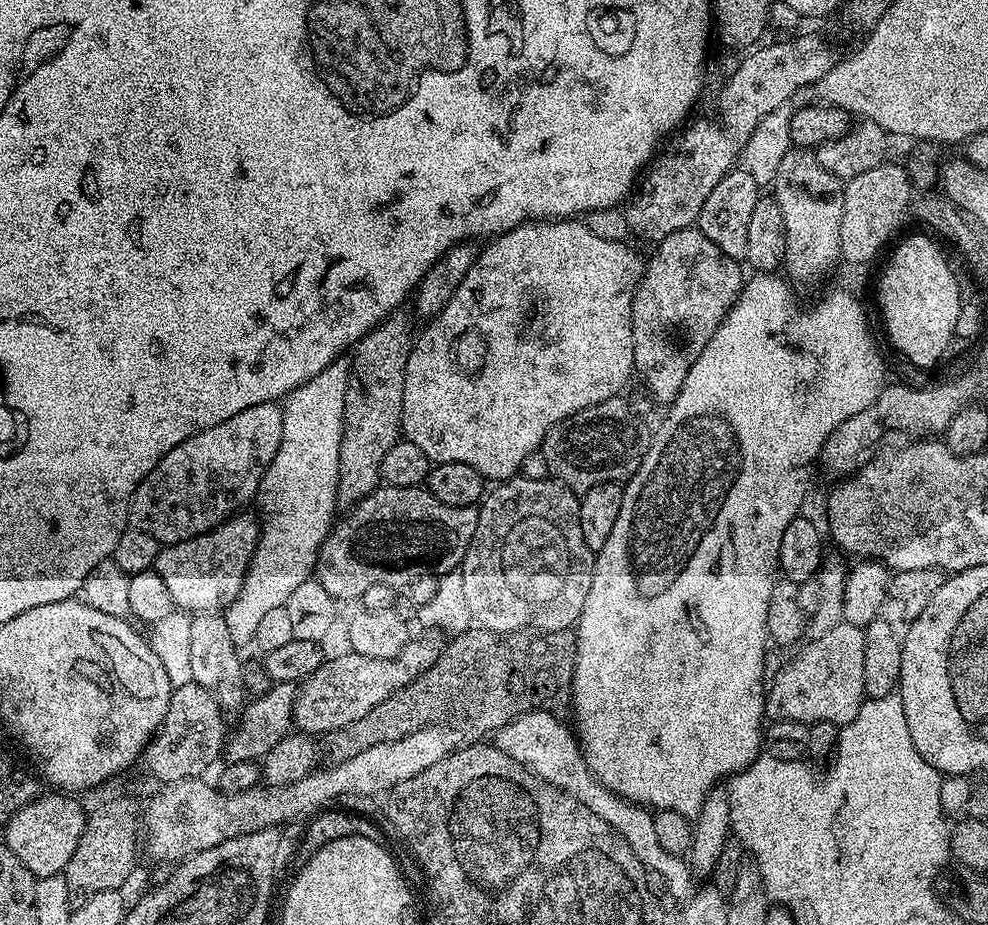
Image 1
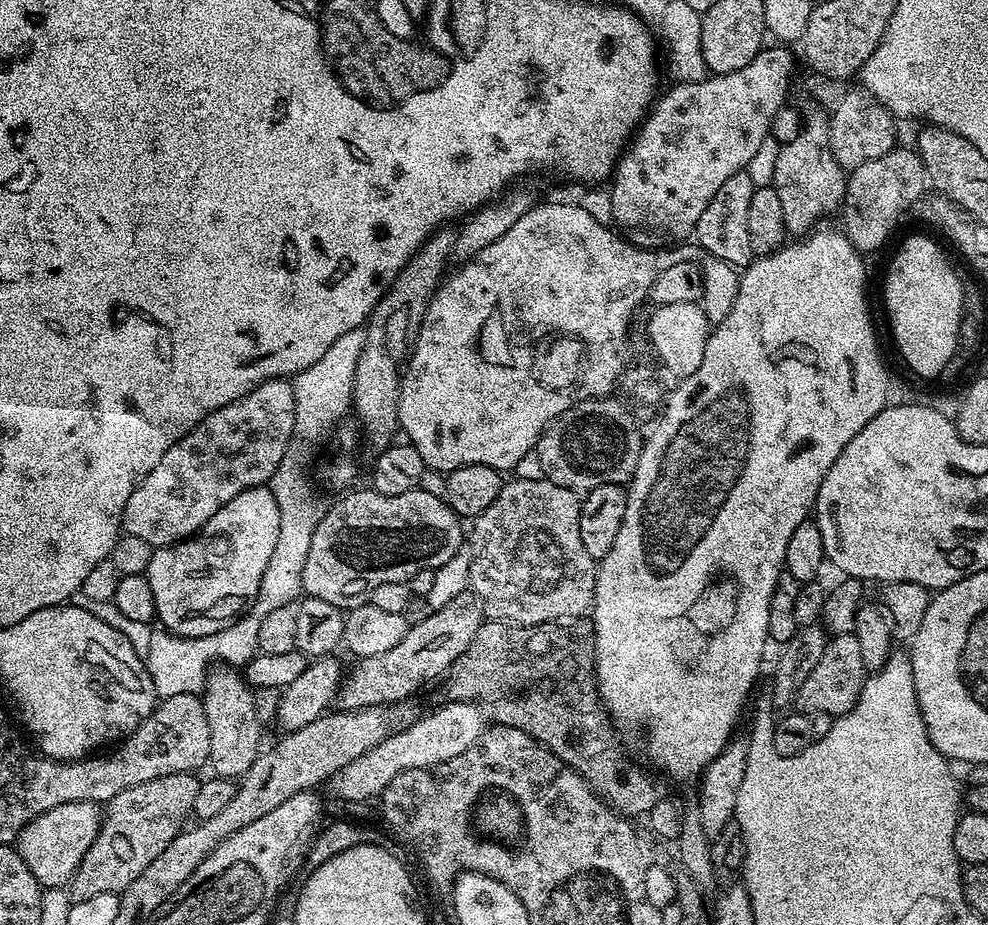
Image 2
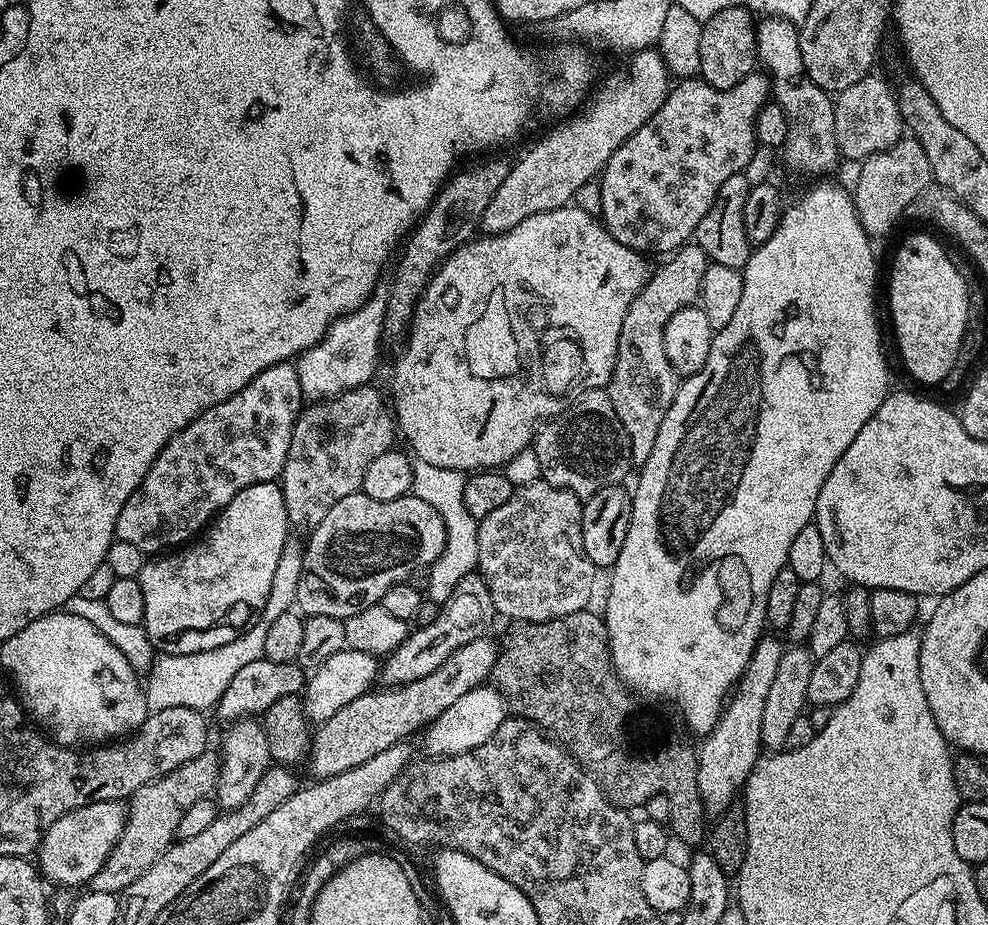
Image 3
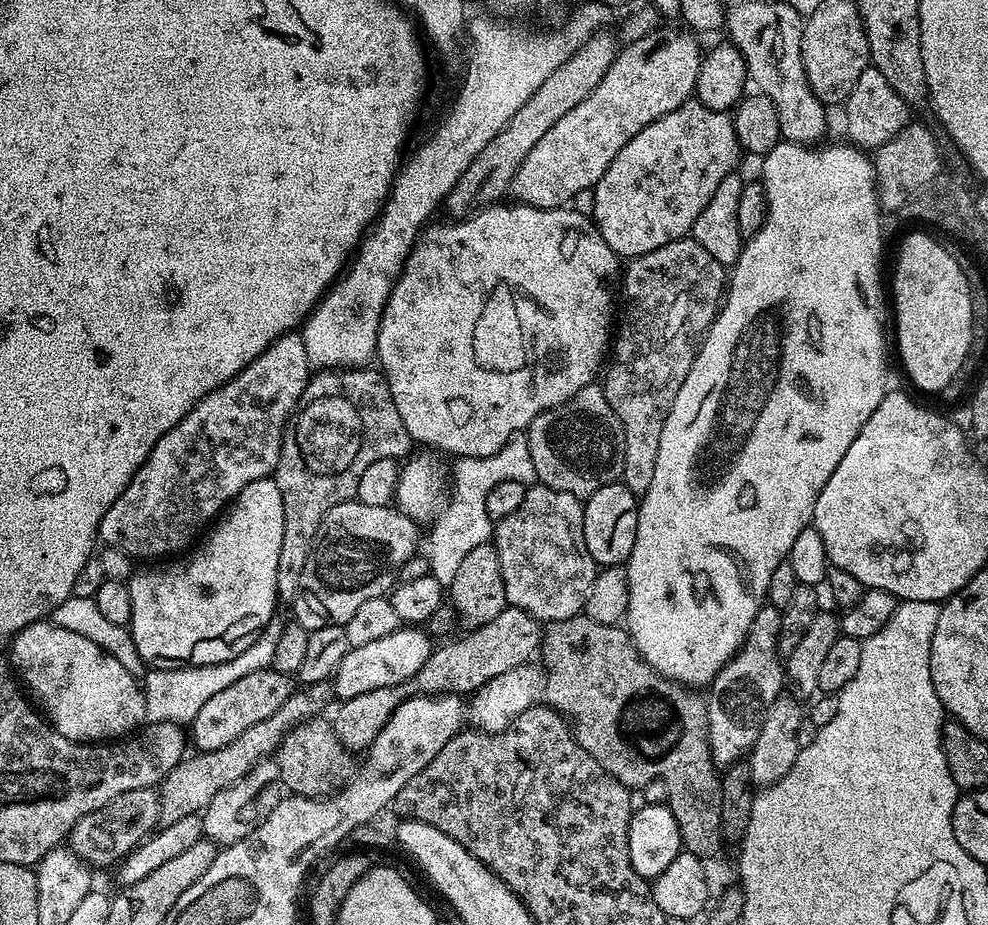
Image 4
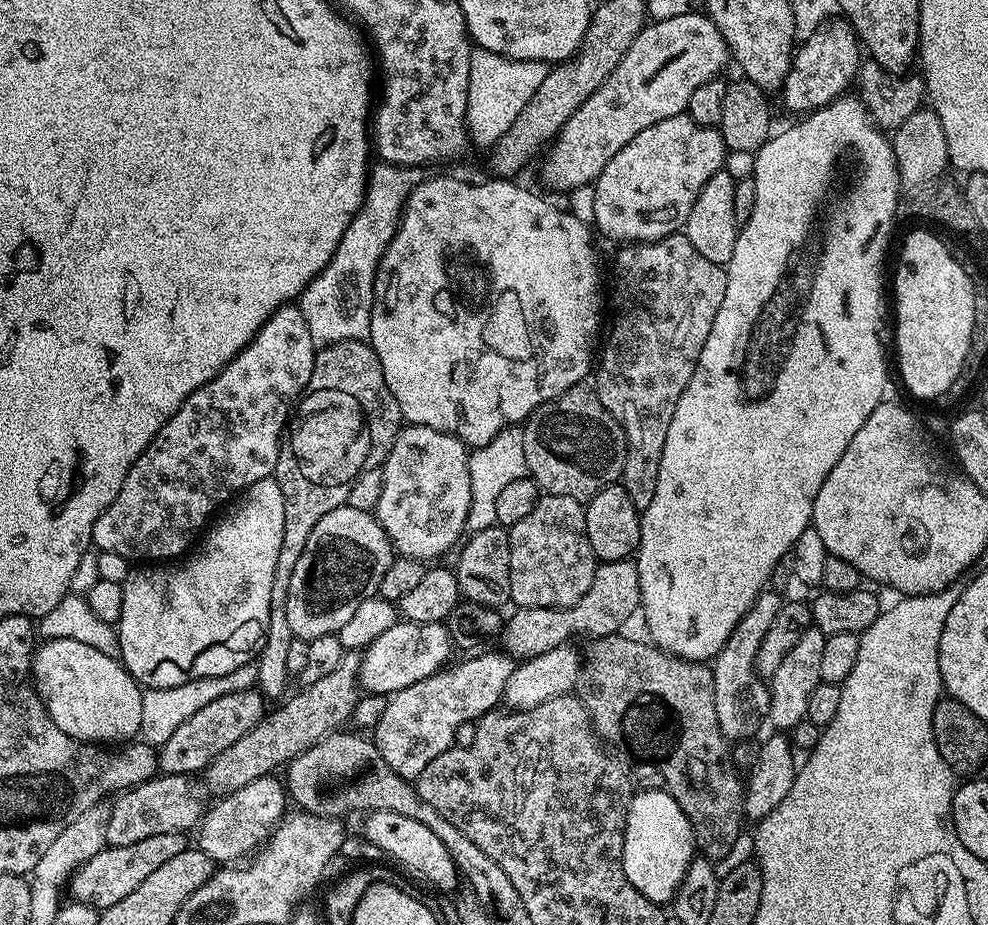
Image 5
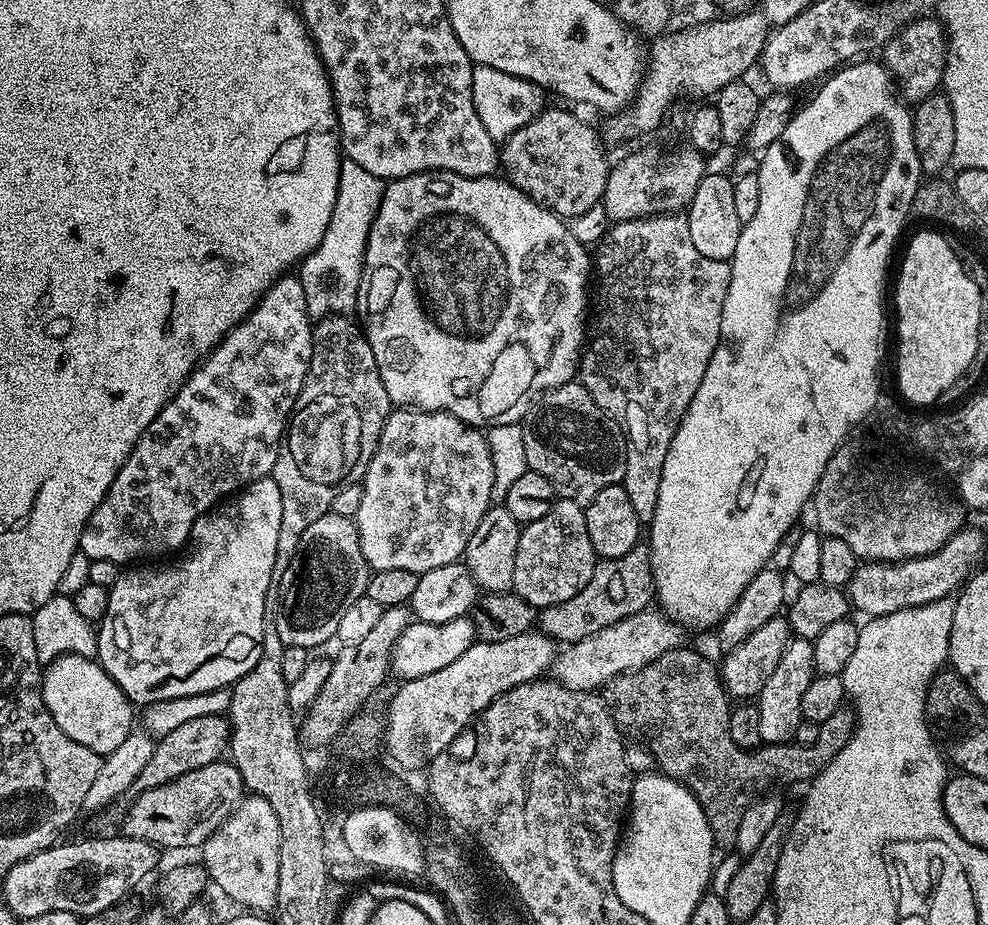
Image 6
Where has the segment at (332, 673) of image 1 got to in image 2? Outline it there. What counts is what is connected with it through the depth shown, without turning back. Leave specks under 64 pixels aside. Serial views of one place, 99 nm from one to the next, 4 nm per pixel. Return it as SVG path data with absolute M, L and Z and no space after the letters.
M471 591L463 592L458 598L454 598L454 602L446 602L444 608L429 611L427 614L429 616L425 620L420 620L417 624L415 621L409 627L406 638L402 638L398 646L386 650L386 654L359 657L355 661L356 665L349 672L347 669L346 675L341 679L338 693L338 704L343 711L356 712L359 708L369 708L379 704L397 704L399 700L415 697L414 694L419 688L426 687L431 680L436 680L439 676L441 679L447 673L452 663L464 653L466 646L470 646L470 642L474 640L474 634L478 634L480 625L486 620L480 603Z

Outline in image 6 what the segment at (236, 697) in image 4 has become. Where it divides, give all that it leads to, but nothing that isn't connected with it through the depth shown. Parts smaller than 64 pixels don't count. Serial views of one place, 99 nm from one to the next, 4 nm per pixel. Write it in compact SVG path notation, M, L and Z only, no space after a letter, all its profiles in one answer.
M224 714L194 718L191 722L178 726L178 730L170 730L170 734L161 736L155 741L154 754L150 762L146 762L146 770L142 770L142 774L134 778L132 792L139 794L154 786L162 786L182 774L190 774L190 770L198 770L198 766L210 766L229 751L233 735L233 725Z

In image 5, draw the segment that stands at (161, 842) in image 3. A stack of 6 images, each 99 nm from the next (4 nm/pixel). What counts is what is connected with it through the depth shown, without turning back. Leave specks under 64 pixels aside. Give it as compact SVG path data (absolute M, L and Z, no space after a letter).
M348 650L344 659L326 678L318 678L318 682L305 684L297 696L289 695L284 705L269 718L253 726L234 746L226 746L222 754L218 754L209 762L202 773L204 784L213 792L213 797L227 796L229 792L242 790L255 780L265 779L276 767L287 765L298 754L310 750L310 746L318 743L323 736L343 729L344 724L353 719L358 699L358 677L360 674L361 653Z

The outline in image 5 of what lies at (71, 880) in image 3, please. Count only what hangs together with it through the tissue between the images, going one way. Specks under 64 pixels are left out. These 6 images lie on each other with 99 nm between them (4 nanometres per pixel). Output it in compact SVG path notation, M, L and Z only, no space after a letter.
M157 775L145 784L127 789L115 797L116 805L110 808L105 841L107 847L134 846L134 842L142 842L142 838L150 838L154 834L170 834L171 832L187 833L188 828L195 829L199 825L205 811L200 805L196 792L187 775Z

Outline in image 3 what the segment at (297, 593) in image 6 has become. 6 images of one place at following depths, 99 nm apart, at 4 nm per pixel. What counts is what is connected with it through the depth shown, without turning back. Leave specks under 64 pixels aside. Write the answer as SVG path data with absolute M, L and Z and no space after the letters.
M362 490L355 492L342 498L342 502L334 502L334 506L330 506L330 514L314 525L311 532L308 545L305 543L302 548L304 569L296 599L299 611L305 617L329 616L342 621L354 615L357 608L379 604L382 594L386 594L392 584L403 584L412 570L431 566L446 546L442 514L438 514L430 502L422 502L422 498L411 494L390 502L378 502L378 498L370 498Z

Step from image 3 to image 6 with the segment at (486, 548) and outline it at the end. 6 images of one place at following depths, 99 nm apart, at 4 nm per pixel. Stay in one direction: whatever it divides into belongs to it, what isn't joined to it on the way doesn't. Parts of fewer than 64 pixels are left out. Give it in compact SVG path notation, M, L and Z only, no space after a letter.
M557 499L552 509L538 518L538 522L530 522L520 529L520 541L514 558L512 591L537 610L549 608L558 602L566 602L566 598L574 598L574 594L578 594L582 586L590 582L597 563L598 557L586 530L584 508L577 501Z

